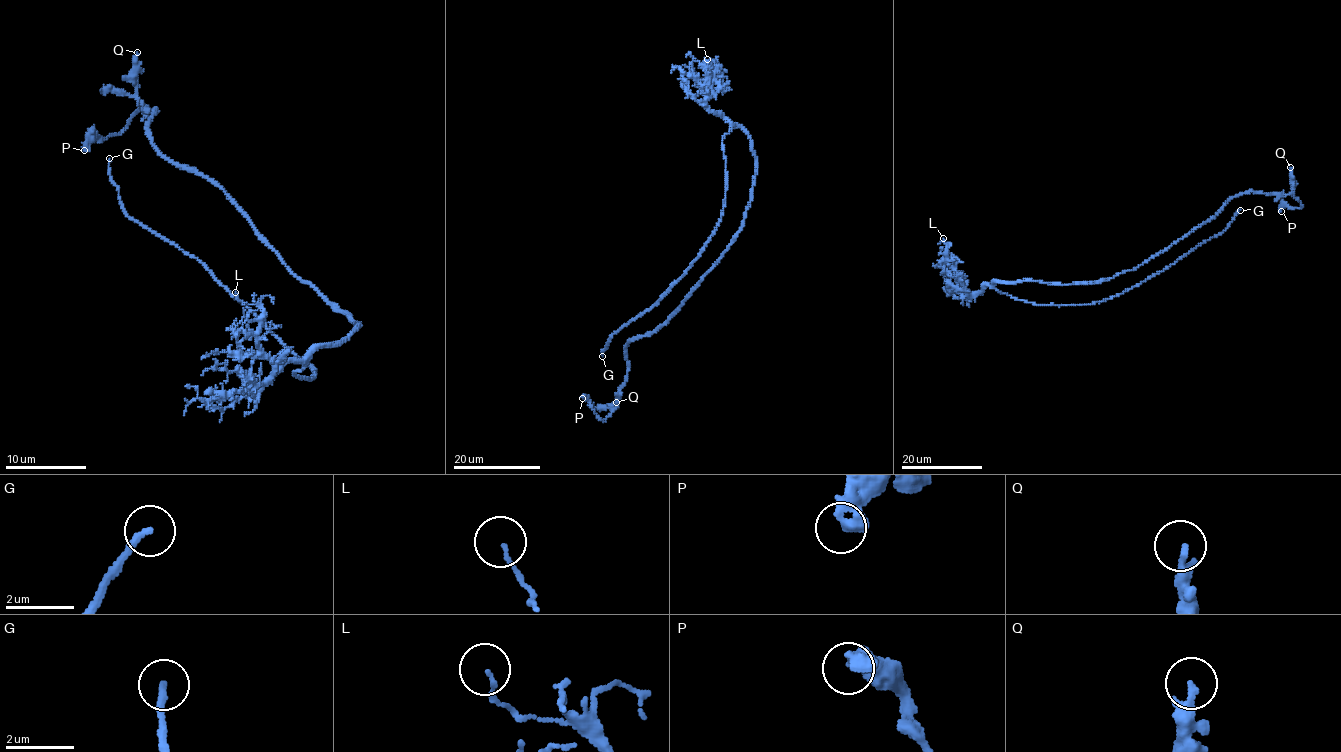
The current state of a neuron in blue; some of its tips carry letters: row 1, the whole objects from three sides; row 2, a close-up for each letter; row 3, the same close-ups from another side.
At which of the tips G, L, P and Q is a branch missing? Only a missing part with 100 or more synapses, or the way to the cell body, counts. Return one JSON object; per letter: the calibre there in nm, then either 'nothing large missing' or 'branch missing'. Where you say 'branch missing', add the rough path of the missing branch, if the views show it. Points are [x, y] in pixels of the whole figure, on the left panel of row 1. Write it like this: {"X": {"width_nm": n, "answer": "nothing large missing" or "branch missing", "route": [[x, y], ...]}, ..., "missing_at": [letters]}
{"G": {"width_nm": 200, "answer": "branch missing", "route": [[109, 158], [150, 130], [163, 127], [172, 129], [180, 120], [190, 140], [204, 150], [276, 160], [278, 164]]}, "L": {"width_nm": 90, "answer": "nothing large missing"}, "P": {"width_nm": 400, "answer": "nothing large missing"}, "Q": {"width_nm": 320, "answer": "nothing large missing"}, "missing_at": ["G"]}

